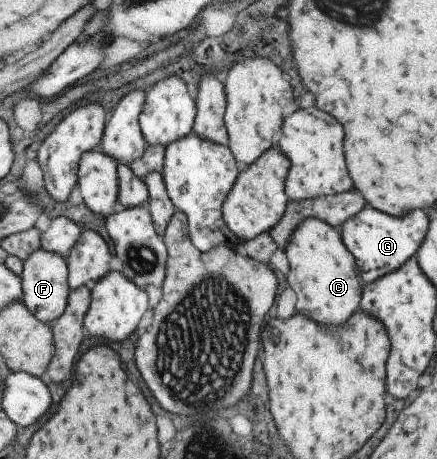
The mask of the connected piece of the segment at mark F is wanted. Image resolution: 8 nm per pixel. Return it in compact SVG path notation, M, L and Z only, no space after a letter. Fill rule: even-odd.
M44 248L33 249L23 262L19 278L21 279L23 304L29 308L36 319L50 325L63 311L69 294L67 284L66 260L54 252Z

